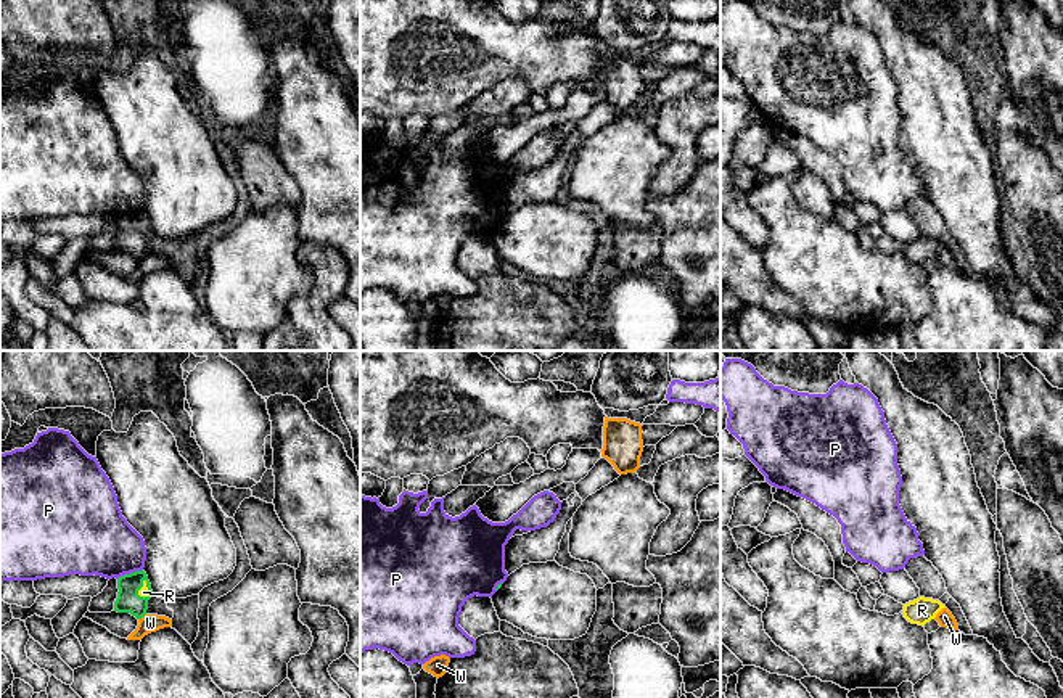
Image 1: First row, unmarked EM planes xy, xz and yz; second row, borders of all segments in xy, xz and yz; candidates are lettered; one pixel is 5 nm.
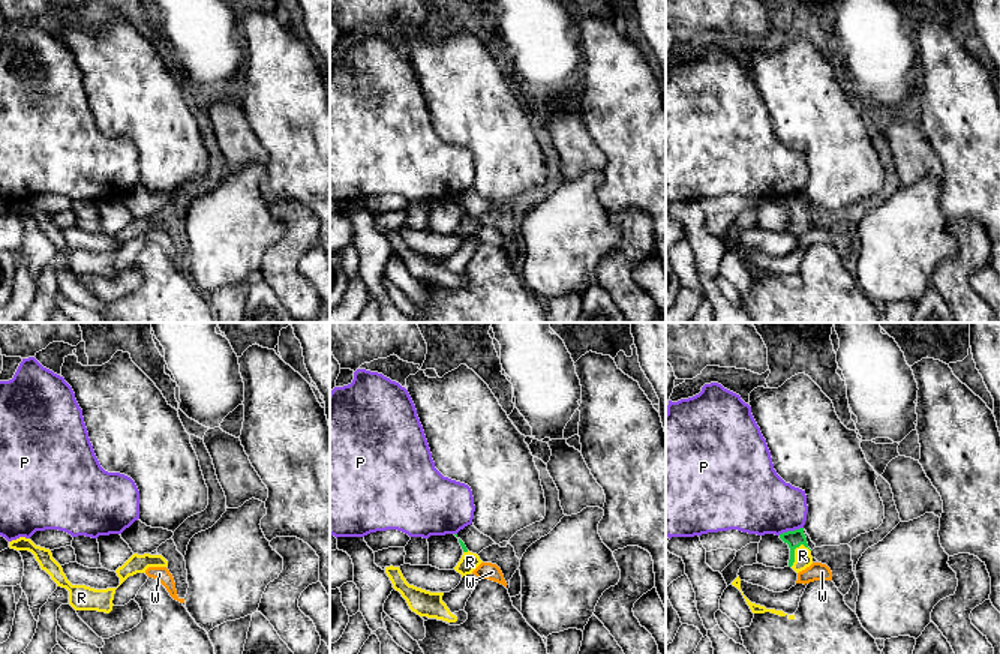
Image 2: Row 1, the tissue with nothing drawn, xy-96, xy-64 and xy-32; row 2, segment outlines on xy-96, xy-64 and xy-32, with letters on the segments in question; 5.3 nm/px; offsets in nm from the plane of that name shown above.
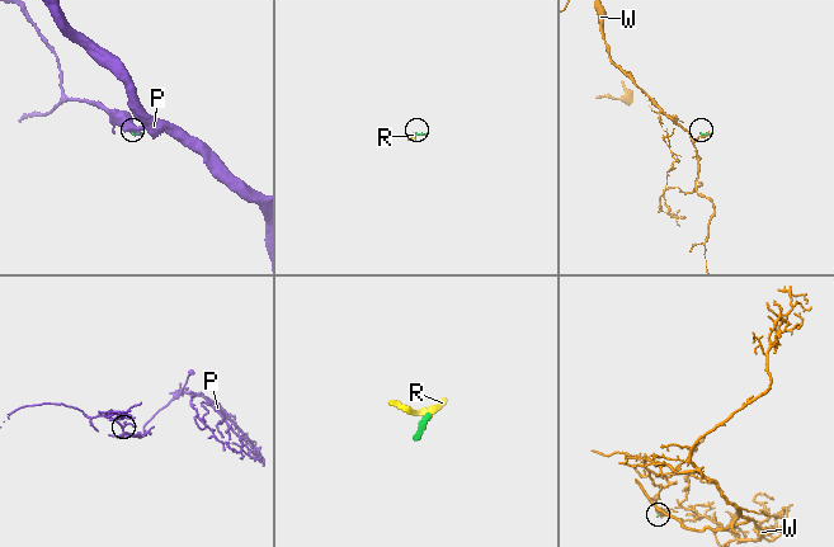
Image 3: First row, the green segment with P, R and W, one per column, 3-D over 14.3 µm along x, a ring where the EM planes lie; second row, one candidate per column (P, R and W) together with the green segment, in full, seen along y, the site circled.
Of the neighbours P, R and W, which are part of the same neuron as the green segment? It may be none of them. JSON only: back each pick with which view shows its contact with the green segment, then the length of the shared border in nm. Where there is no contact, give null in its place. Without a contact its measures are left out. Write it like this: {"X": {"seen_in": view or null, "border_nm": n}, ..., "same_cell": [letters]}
{"R": {"seen_in": "xy", "border_nm": 100}, "same_cell": ["R"]}

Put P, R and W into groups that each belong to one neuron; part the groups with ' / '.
P / R / W

